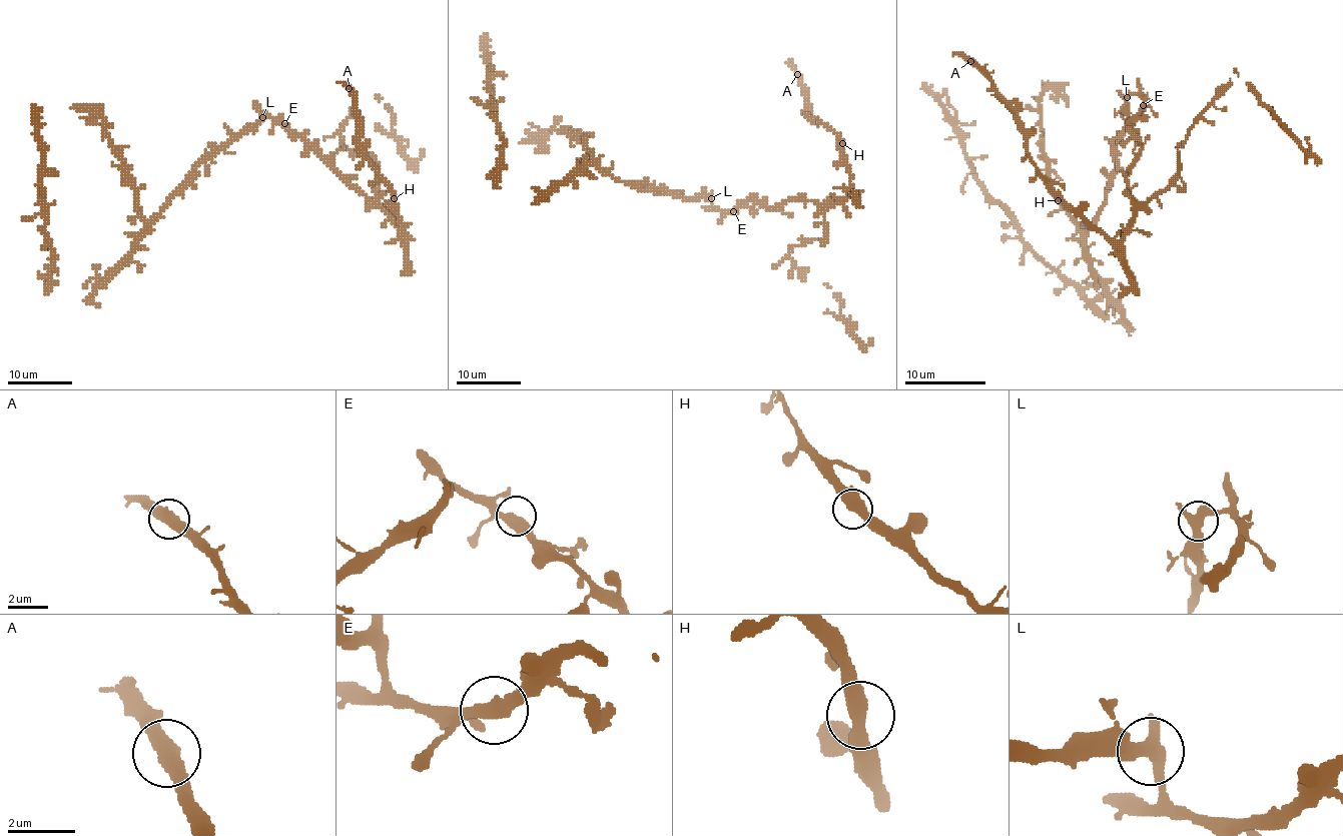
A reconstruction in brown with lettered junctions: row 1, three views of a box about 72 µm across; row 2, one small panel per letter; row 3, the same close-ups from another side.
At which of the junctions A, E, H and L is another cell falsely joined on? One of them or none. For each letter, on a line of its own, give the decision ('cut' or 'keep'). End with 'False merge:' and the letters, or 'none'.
A: keep
E: keep
H: keep
L: cut
False merge: L

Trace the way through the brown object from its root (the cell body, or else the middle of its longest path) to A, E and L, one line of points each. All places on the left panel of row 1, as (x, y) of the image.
A: (219, 147), (238, 139), (264, 115), (276, 118), (401, 230), (394, 192), (366, 155), (358, 99), (350, 88)
E: (219, 147), (238, 139), (264, 115), (284, 123)
L: (219, 147), (238, 139), (262, 117)

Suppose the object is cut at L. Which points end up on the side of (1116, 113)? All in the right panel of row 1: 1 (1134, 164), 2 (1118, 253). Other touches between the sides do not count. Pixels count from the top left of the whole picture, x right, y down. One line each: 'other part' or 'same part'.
1: other part
2: other part

